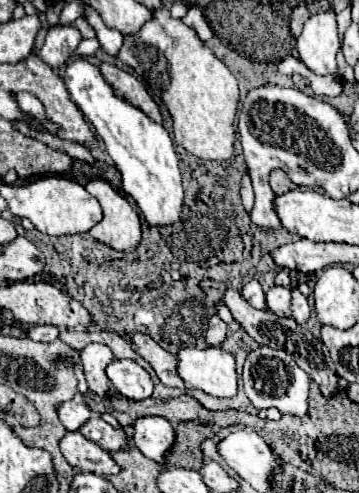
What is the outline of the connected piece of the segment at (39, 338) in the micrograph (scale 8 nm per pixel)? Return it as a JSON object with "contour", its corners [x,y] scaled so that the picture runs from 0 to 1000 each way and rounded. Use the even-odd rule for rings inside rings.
{"contour":[[[95,661],[78,669],[78,686],[100,694],[145,694],[162,686],[162,665],[156,661]]]}

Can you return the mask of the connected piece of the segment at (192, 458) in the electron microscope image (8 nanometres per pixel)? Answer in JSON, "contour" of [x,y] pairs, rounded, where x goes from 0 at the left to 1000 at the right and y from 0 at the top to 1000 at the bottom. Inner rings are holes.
{"contour":[[[501,856],[490,864],[490,897],[485,909],[468,921],[468,945],[501,945],[501,949],[563,949],[563,897],[574,888],[596,888],[602,876],[585,864],[546,860],[546,856]]]}

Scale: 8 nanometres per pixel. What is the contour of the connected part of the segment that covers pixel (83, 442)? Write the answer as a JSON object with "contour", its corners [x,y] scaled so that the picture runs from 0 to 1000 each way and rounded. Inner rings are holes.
{"contour":[[[189,876],[167,897],[173,921],[201,949],[228,957],[256,957],[279,966],[312,966],[334,957],[334,941],[312,933],[312,921],[273,901],[256,901],[223,876]]]}

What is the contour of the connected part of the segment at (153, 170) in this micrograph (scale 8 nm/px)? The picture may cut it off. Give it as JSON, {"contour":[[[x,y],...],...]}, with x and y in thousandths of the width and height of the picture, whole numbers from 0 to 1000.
{"contour":[[[201,118],[184,130],[173,162],[195,191],[195,203],[234,231],[234,239],[256,247],[267,272],[290,284],[306,320],[340,353],[345,389],[379,406],[407,450],[418,458],[485,454],[507,430],[513,389],[496,320],[468,264],[451,252],[418,243],[373,211],[357,211],[357,203],[323,195],[318,178],[290,162],[273,134],[245,118]]]}

